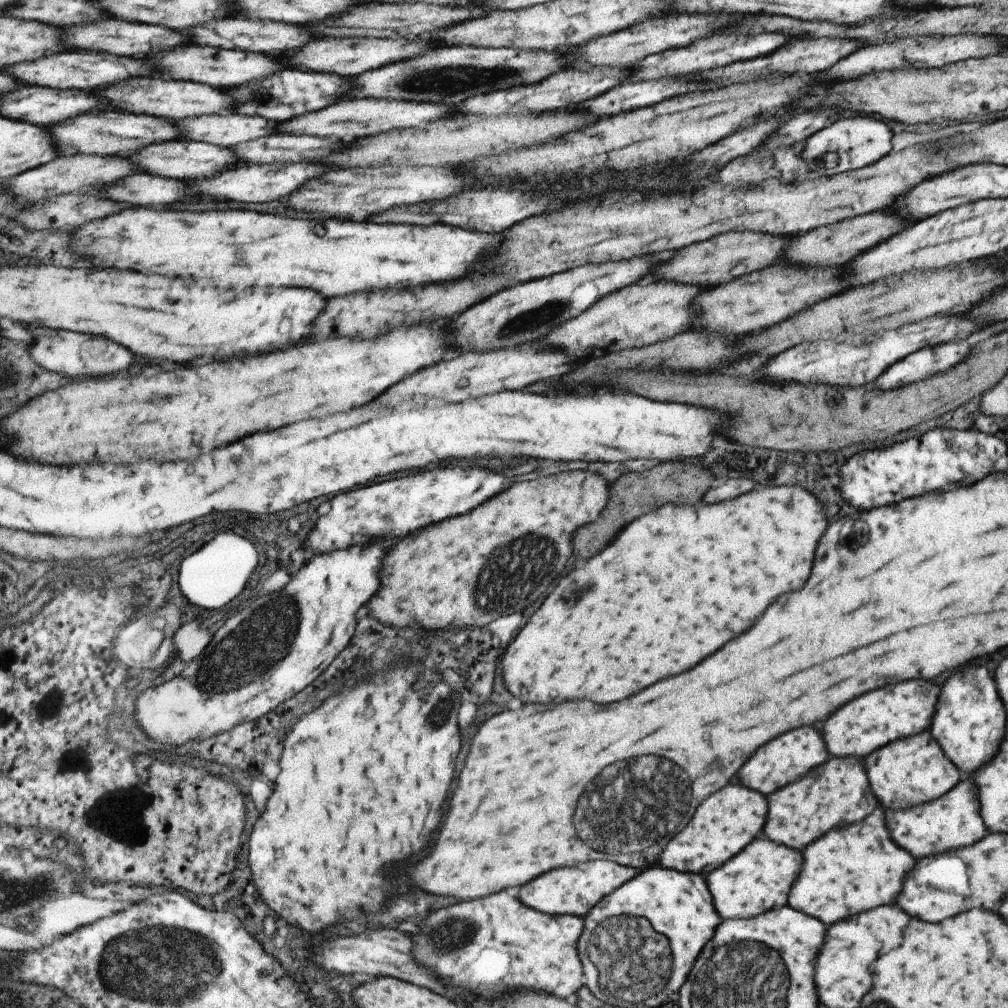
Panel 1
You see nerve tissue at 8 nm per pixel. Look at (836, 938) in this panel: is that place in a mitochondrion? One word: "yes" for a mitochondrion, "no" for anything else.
no

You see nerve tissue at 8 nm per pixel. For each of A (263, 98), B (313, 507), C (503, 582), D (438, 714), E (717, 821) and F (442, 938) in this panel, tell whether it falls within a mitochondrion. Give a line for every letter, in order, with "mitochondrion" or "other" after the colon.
A: mitochondrion
B: other
C: mitochondrion
D: mitochondrion
E: other
F: mitochondrion

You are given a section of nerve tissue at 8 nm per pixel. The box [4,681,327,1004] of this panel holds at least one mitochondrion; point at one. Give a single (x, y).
(47, 882)

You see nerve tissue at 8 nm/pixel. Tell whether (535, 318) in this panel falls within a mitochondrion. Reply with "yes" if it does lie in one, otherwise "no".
yes

